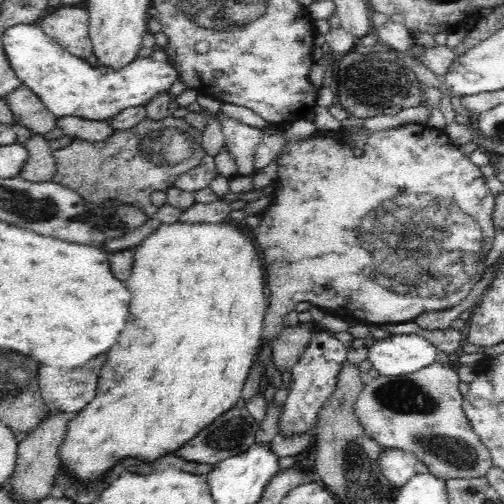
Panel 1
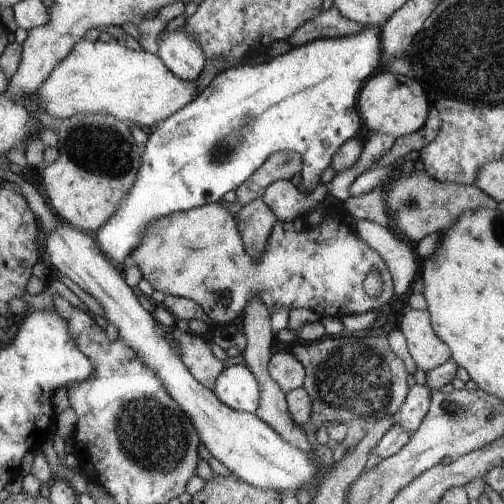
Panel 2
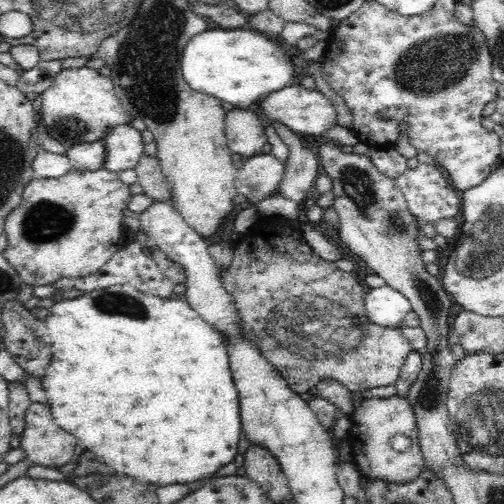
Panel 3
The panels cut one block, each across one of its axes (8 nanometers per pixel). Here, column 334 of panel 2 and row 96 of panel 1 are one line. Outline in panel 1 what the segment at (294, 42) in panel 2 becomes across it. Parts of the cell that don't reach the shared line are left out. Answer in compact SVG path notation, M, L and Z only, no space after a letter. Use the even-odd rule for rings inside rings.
M24 84L10 92L6 98L6 104L10 112L14 114L16 128L26 128L32 132L32 136L48 134L50 130L58 128L58 118L44 106L38 94L34 94Z

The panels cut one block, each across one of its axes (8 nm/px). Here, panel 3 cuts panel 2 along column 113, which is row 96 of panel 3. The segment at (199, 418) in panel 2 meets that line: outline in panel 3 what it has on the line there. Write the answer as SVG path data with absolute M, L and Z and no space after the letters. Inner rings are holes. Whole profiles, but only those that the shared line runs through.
M288 86L284 90L278 90L274 94L268 94L266 98L262 98L256 104L258 110L262 110L262 114L270 120L270 122L282 122L286 124L294 134L298 136L320 136L324 138L330 130L338 128L338 110L334 106L334 102L324 96L318 90L310 90L304 86Z

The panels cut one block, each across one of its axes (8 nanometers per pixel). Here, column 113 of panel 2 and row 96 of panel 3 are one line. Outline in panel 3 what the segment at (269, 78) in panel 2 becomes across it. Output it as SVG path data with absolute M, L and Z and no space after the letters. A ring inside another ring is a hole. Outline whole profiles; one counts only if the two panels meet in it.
M204 30L204 34L190 38L190 42L184 46L182 76L192 90L210 94L218 100L232 104L234 108L248 110L248 108L256 106L268 94L288 88L292 84L292 66L290 66L290 60L286 58L282 46L278 46L278 42L270 40L264 34L256 34L250 30Z

